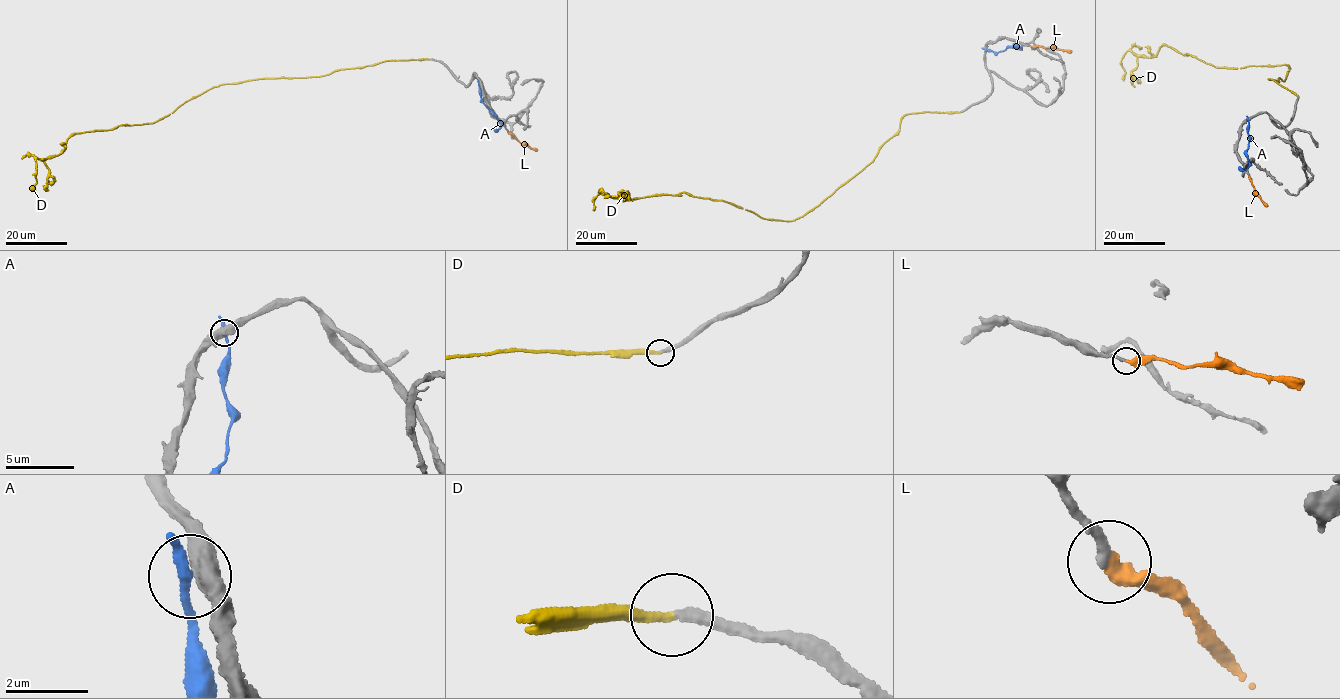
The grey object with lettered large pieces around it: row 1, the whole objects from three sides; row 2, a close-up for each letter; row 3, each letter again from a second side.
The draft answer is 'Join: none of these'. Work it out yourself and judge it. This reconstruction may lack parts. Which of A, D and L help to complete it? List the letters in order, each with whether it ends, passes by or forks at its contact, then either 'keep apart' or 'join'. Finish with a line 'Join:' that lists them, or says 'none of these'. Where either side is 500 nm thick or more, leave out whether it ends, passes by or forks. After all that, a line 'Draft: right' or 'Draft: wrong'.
A: keep apart
D: it ends there; keep apart
L: it ends there; join
Join: L
Draft: wrong

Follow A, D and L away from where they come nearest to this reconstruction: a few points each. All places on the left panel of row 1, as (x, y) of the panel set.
A: (479, 83), (481, 101), (500, 124), (498, 129), (494, 129)
D: (430, 59), (212, 87), (152, 123), (72, 134), (60, 153), (35, 160), (36, 182), (29, 189)
L: (508, 132), (537, 150)

